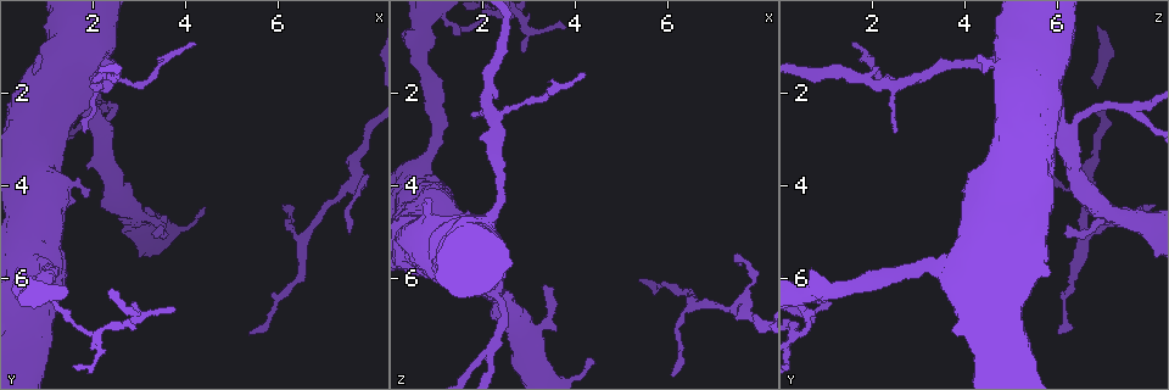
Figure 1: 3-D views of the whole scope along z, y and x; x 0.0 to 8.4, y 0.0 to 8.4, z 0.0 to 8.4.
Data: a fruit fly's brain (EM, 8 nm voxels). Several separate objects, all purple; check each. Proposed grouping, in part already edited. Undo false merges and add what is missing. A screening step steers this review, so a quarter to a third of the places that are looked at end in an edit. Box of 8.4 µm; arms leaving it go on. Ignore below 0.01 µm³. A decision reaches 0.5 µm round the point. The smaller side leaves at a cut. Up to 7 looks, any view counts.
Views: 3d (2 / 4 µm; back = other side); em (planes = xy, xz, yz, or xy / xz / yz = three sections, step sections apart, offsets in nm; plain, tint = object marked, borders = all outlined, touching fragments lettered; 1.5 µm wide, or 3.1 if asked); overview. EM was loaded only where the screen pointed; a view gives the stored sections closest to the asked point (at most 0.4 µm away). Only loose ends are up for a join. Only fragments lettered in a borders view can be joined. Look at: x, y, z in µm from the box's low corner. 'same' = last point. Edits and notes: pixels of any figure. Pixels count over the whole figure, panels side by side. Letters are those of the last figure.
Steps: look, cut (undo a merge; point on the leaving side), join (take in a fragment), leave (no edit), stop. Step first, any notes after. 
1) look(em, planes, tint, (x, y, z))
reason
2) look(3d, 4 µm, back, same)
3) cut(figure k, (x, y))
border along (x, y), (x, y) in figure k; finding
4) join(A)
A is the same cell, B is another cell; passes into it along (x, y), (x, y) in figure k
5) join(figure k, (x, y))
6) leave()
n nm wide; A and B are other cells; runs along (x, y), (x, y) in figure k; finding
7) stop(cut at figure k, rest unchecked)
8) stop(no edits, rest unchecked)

look(3d, 4 µm, (4.40, 4.50, 7.85))
thin end

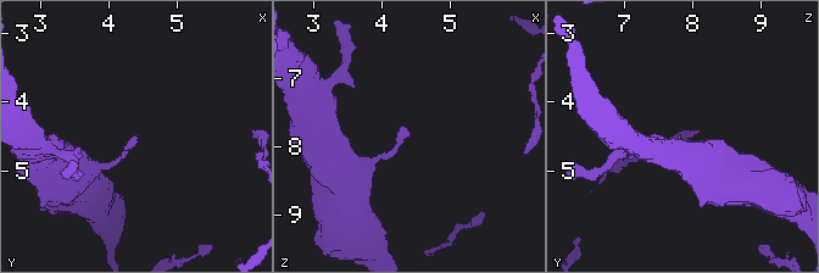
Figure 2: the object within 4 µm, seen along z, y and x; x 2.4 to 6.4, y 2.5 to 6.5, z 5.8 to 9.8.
look(em, yz, step 8, tint, (4.40, 4.50, 7.80))
need the tissue

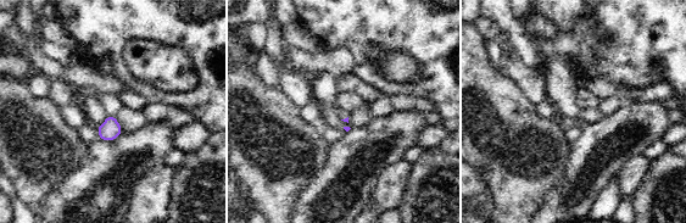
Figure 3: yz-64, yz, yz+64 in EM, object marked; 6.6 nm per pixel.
look(em, planes, borders, same)
another direction

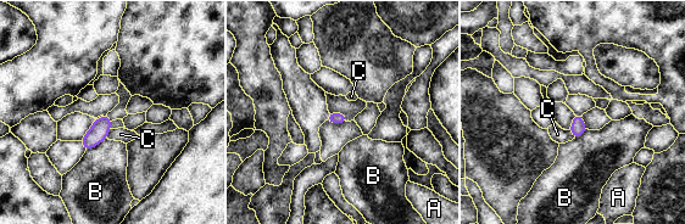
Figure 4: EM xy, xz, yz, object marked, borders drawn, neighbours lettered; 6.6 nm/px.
leave()
80 nm wide; A, B and C are other cells; border along (111, 129), (106, 138) in figure 4; no lettered fragment goes on from it

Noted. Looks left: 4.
look(3d, 2 µm, (6.00, 6.55, 6.10))
narrows sharply

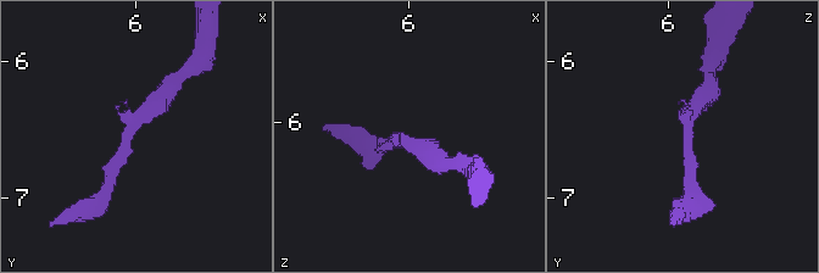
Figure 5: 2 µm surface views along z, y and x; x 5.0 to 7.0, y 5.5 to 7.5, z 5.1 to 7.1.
look(em, planes, borders, (5.98, 6.60, 6.12))
now the EM

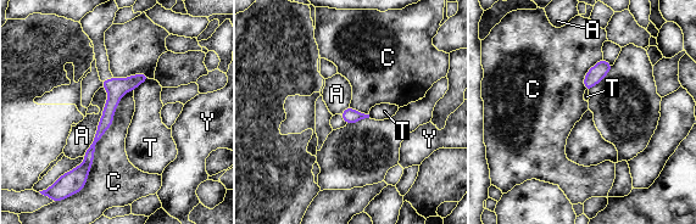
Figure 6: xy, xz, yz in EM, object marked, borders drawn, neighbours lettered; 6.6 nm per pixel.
leave()
A, C, T and Y are other cells; runs along (143, 77), (113, 98), (79, 175) in figure 6; all the same neuron

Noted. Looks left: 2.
look(em, xy, step 8, borders, (4.20, 0.95, 1.55))
an open end

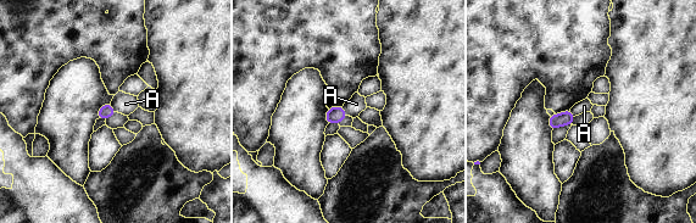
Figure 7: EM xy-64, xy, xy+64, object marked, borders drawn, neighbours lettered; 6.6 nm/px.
leave()
90 nm wide; A is another cell; border along (341, 106), (349, 115) in figure 7; no lettered fragment goes on from it

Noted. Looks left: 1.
stop(no edits, rest unchecked)

